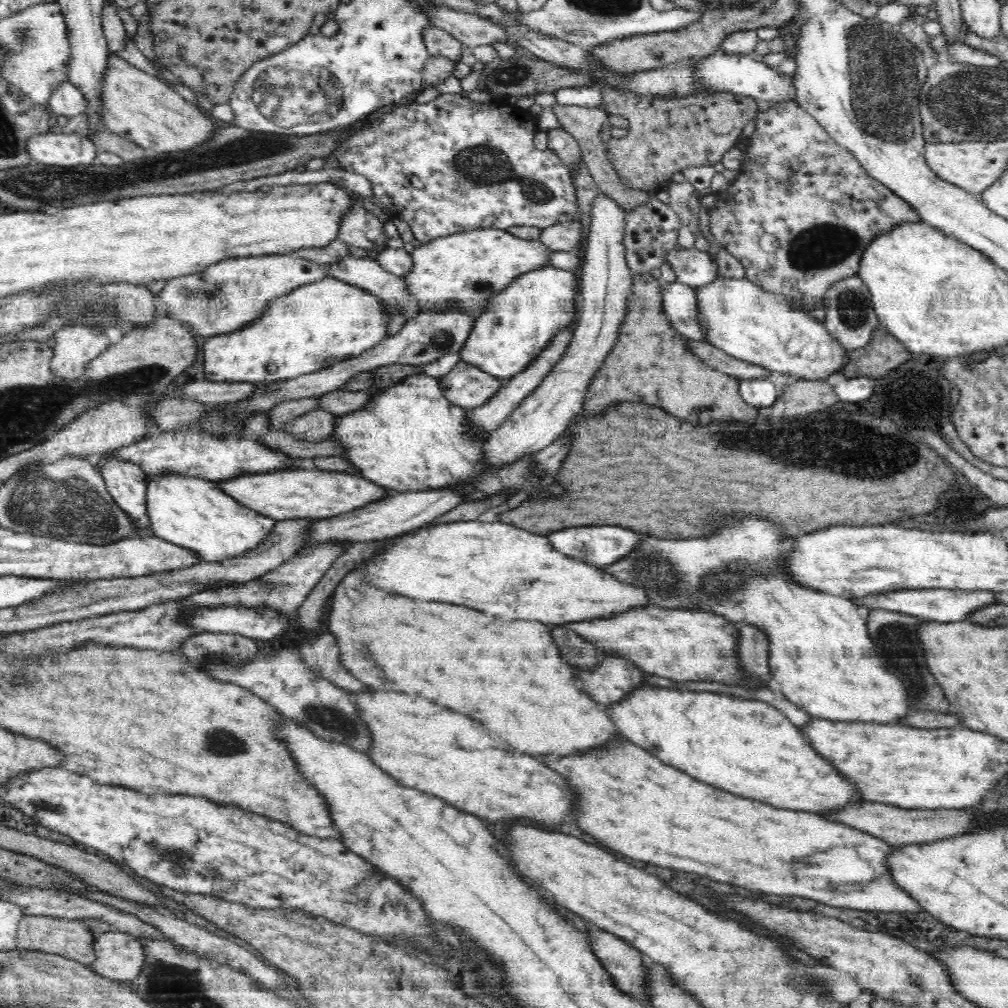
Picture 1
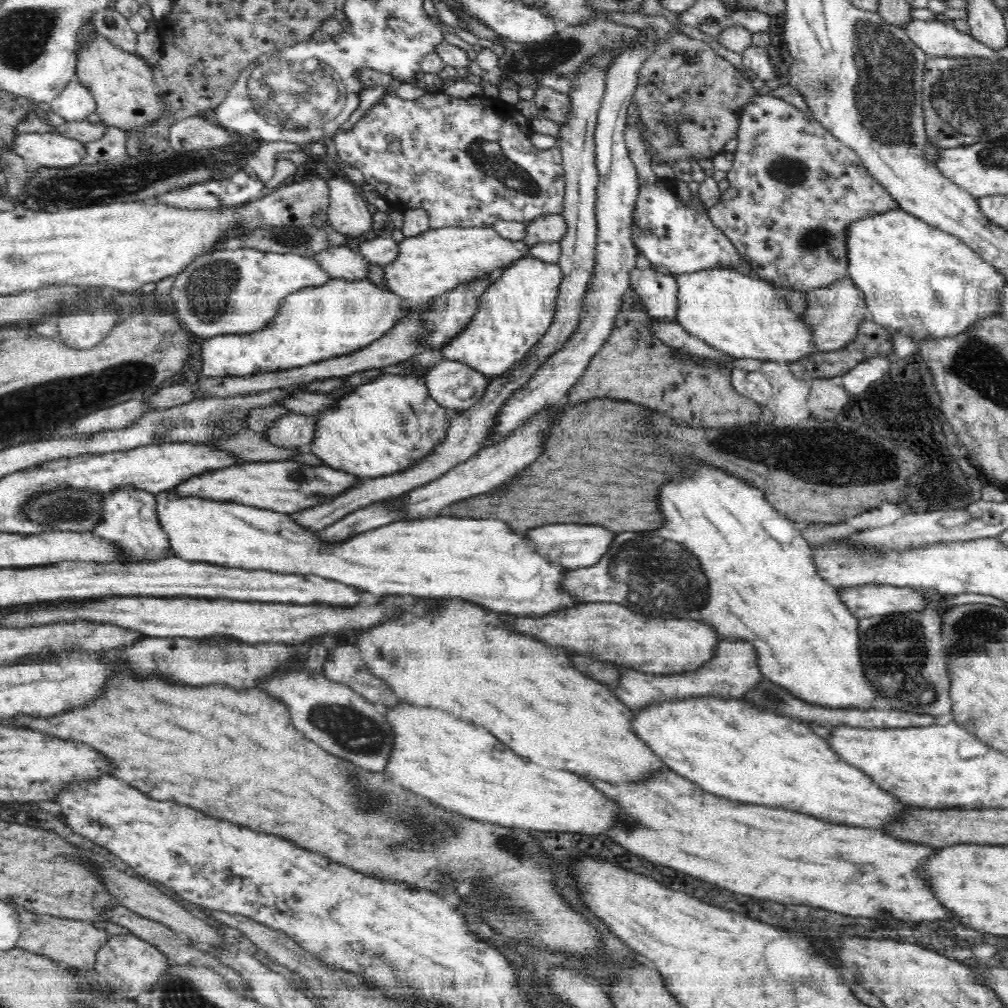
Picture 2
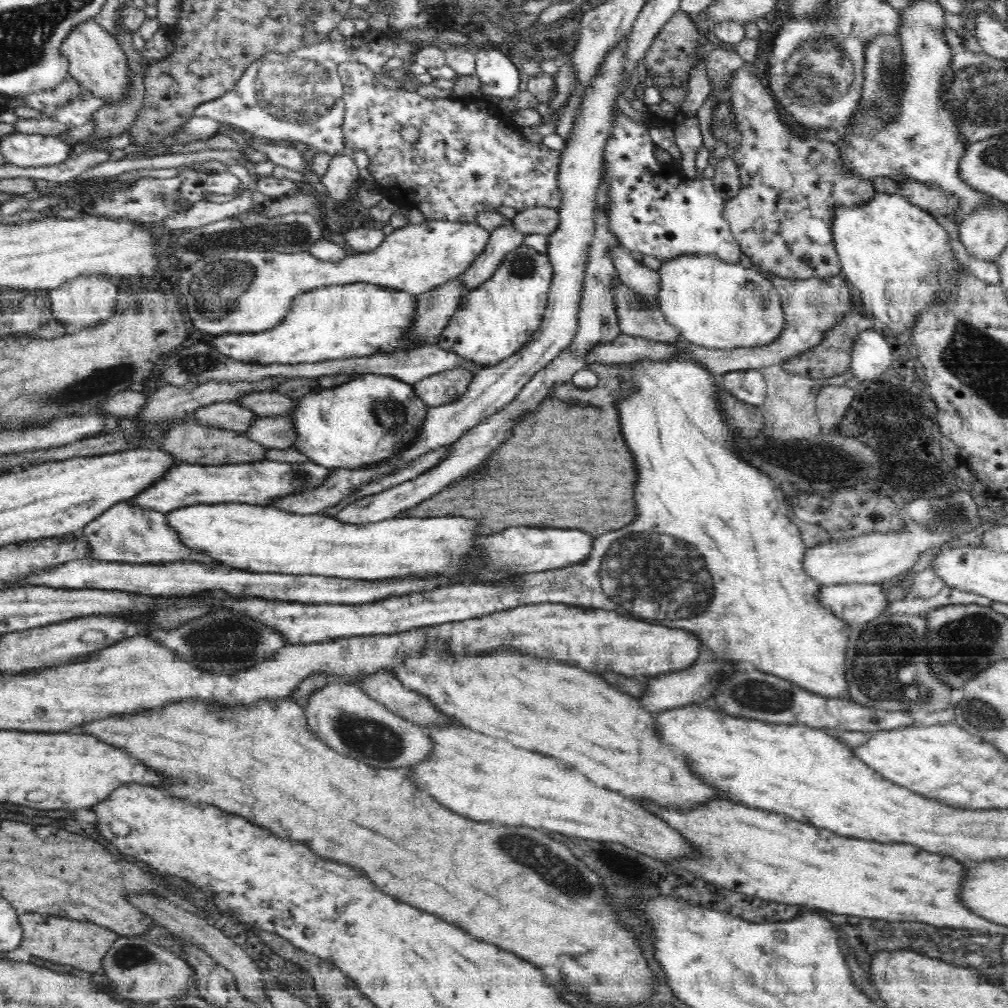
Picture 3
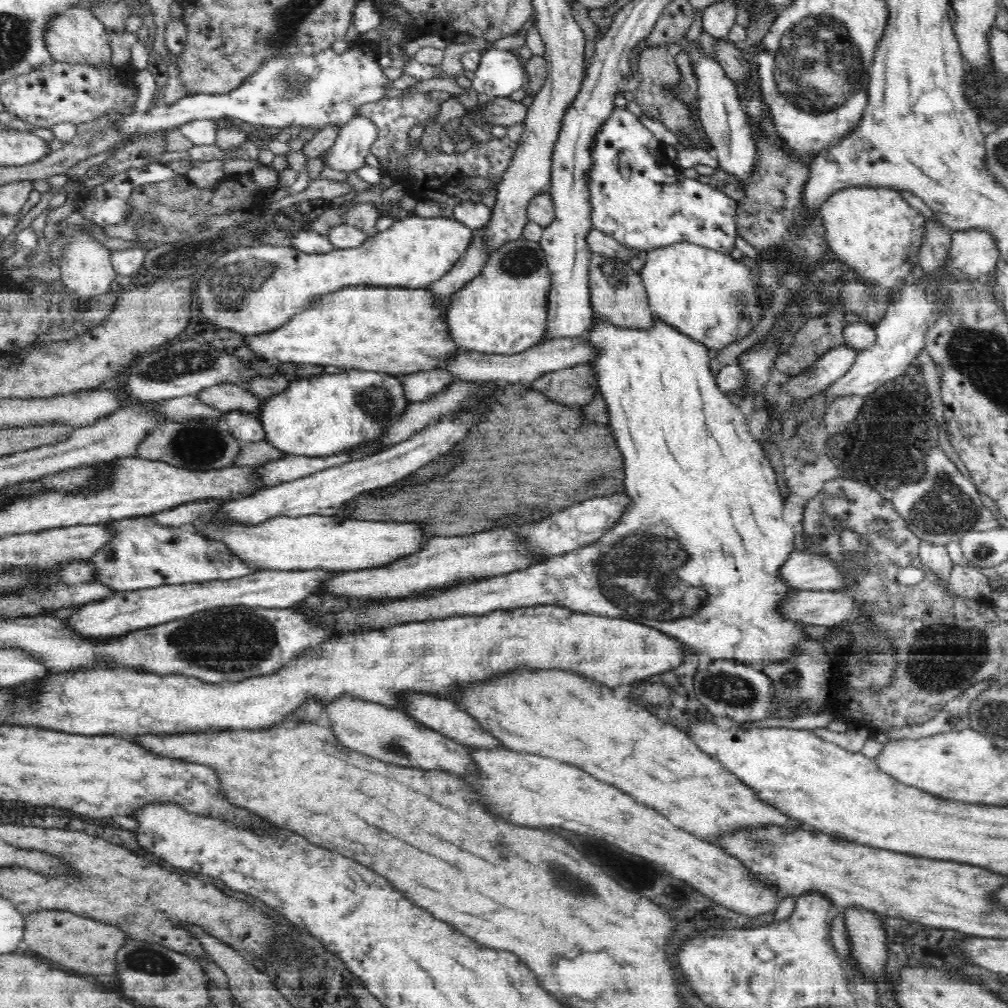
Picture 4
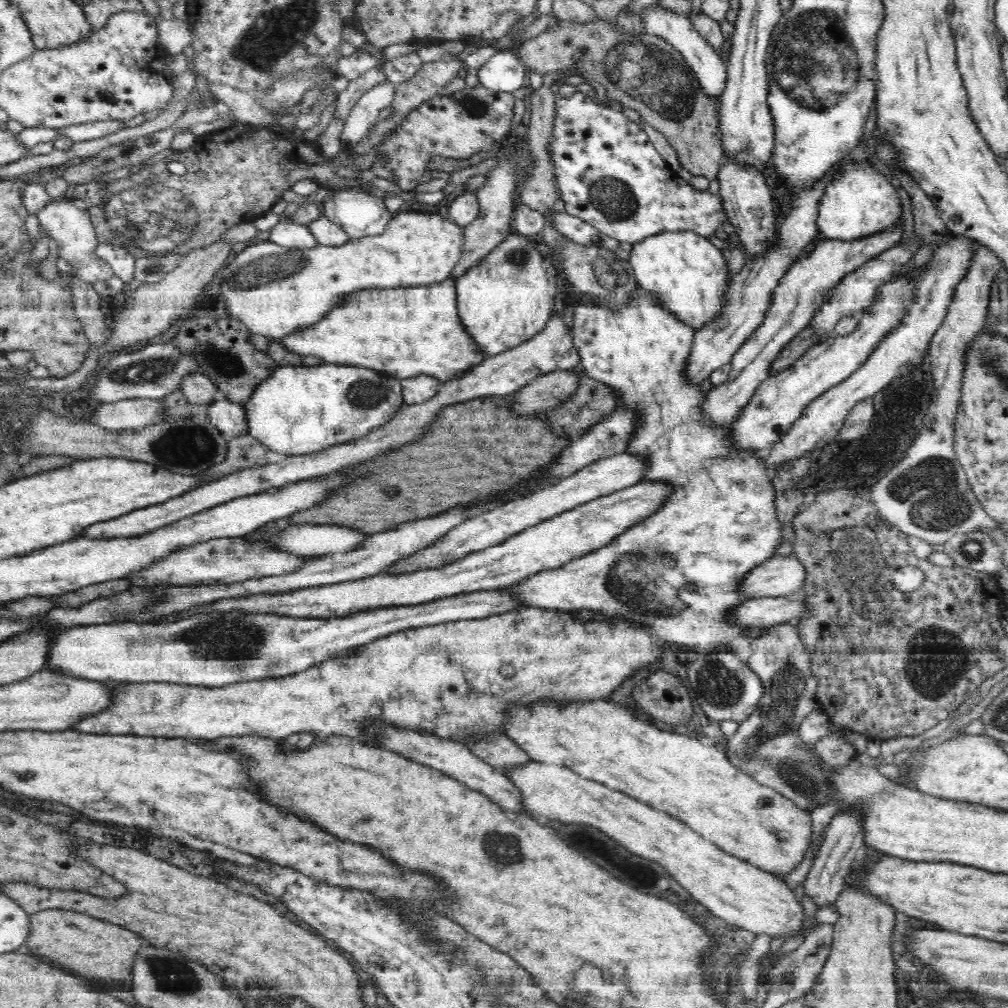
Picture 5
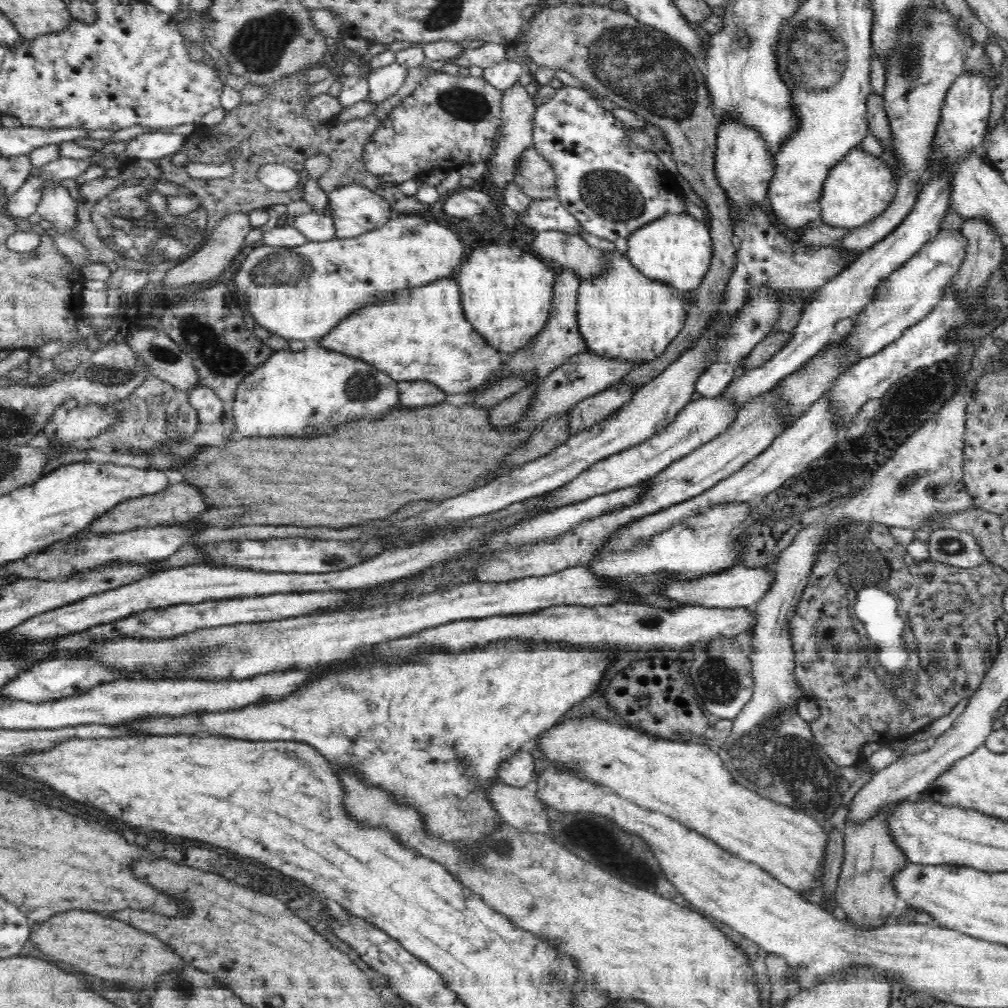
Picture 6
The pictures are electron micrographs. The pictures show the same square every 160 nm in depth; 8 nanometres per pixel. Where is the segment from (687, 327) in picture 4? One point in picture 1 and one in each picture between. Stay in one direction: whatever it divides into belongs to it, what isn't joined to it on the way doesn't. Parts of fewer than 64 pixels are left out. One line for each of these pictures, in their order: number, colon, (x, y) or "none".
1: (747, 322)
2: (745, 317)
3: (706, 298)

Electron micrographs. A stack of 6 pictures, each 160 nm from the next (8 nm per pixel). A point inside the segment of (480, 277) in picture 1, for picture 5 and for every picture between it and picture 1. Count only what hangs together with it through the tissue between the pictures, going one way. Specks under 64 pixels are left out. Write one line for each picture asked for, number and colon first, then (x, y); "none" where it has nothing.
2: (437, 260)
3: (238, 291)
4: (261, 287)
5: (273, 291)

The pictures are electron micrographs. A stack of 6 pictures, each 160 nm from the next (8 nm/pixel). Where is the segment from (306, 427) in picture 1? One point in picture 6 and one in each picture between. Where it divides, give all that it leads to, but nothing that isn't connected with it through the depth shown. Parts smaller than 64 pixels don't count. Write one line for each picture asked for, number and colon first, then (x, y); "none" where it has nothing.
2: (293, 430)
3: (275, 431)
4: (246, 427)
5: (230, 419)
6: (209, 406)

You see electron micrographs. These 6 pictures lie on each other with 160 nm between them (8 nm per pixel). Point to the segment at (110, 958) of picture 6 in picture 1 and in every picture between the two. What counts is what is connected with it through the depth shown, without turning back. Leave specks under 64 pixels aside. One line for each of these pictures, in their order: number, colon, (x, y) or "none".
1: (68, 938)
2: (75, 942)
3: (81, 944)
4: (88, 948)
5: (77, 942)

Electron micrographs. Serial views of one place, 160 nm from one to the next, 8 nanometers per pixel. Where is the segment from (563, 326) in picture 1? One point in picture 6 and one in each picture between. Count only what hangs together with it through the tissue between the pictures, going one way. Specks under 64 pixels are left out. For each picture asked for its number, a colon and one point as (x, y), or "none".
2: (515, 312)
3: (495, 320)
4: (503, 311)
5: (508, 297)
6: (506, 293)

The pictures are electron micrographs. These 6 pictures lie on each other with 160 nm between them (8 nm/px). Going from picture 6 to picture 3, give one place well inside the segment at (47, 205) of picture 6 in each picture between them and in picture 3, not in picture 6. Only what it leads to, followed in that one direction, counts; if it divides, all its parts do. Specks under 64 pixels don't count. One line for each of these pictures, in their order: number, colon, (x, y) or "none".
3: (89, 300)
4: (86, 267)
5: (72, 229)

